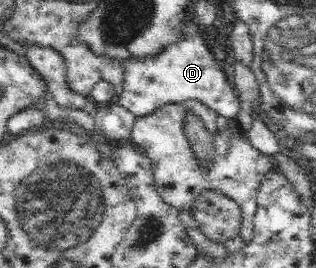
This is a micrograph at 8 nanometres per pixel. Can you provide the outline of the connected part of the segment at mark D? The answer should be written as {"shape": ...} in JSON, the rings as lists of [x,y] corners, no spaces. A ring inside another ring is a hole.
{"shape":[[[194,16],[190,17],[190,25],[185,30],[185,38],[181,39],[177,45],[170,46],[165,53],[157,55],[156,58],[146,58],[142,61],[130,61],[123,63],[125,67],[123,92],[119,95],[118,104],[126,111],[135,115],[136,118],[148,115],[150,112],[158,109],[160,105],[166,103],[178,103],[178,101],[186,99],[200,99],[202,103],[214,108],[223,118],[236,118],[236,114],[240,109],[240,97],[233,80],[230,80],[221,62],[214,58],[214,55],[208,50],[204,44],[200,32],[202,26],[198,24]]]}

